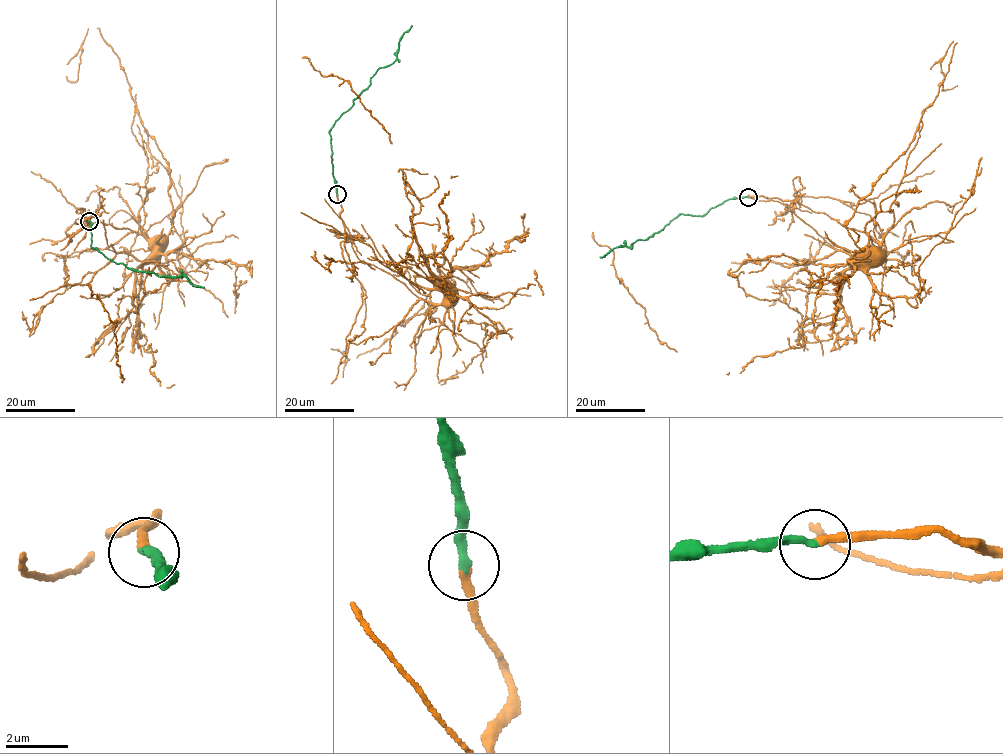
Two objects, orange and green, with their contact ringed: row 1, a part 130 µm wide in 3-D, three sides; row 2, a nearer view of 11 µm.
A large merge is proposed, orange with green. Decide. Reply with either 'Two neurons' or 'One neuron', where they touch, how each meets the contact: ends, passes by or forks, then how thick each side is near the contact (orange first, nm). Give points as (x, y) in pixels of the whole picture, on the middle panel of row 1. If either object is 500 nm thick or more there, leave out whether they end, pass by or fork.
Two neurons. Place: (337, 194). At the ring orange ends. At the ring green ends. Thickness 260 nm (orange) against 280 nm

